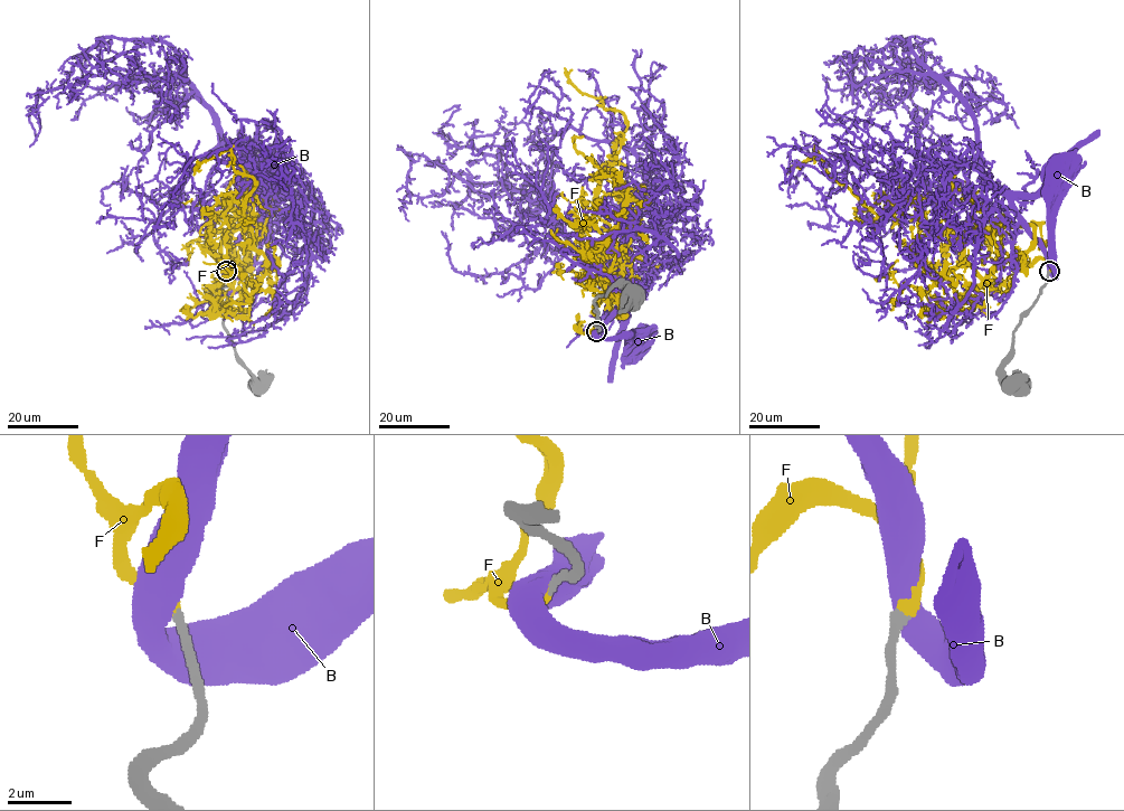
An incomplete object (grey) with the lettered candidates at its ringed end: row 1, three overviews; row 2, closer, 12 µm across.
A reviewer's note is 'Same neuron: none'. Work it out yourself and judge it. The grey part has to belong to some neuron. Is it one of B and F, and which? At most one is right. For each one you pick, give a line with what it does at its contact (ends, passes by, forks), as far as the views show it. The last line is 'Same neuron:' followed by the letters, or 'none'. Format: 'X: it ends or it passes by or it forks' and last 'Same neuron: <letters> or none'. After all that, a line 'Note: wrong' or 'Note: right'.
F: it ends
Same neuron: F
Note: wrong

